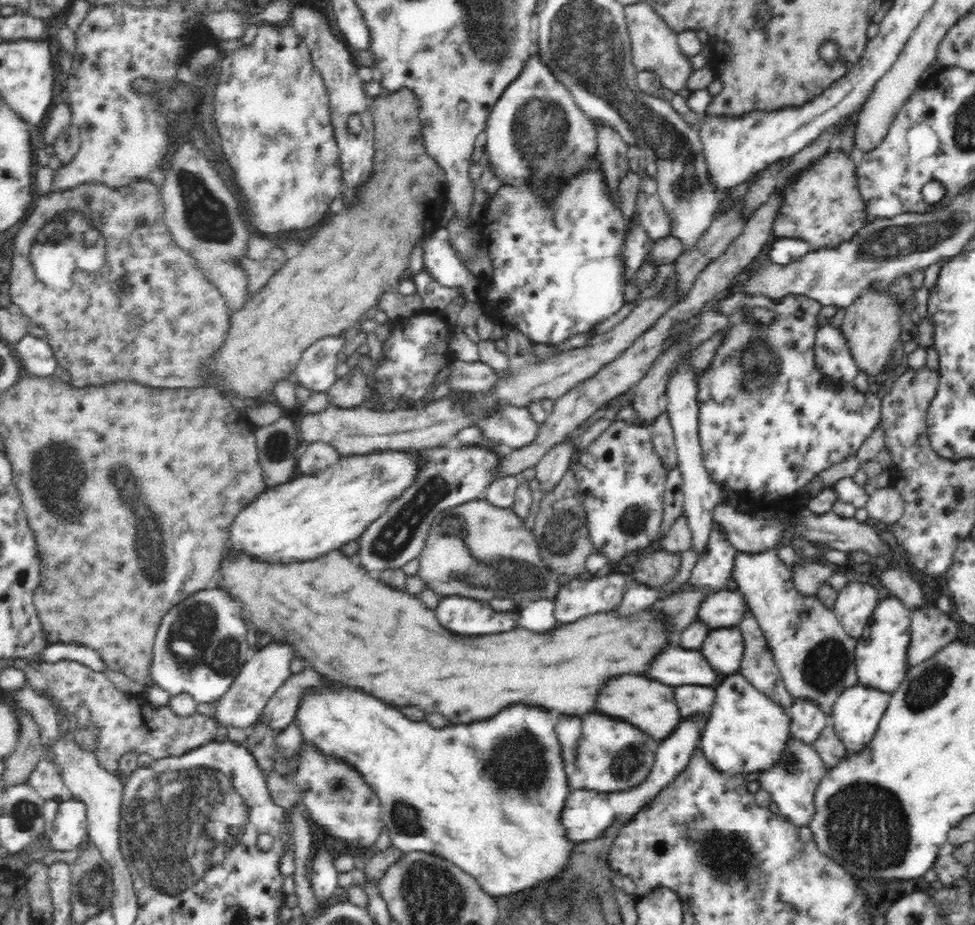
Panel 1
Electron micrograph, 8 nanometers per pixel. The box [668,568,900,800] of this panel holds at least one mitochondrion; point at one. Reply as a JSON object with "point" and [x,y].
{"point":[825,668]}

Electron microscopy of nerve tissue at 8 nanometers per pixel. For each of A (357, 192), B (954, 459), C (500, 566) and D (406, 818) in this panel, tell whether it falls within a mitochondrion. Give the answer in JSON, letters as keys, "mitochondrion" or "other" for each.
{"A":"other","B":"other","C":"mitochondrion","D":"mitochondrion"}

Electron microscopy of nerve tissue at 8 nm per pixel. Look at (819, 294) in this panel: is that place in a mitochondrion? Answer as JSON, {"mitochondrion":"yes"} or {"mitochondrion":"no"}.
{"mitochondrion":"no"}

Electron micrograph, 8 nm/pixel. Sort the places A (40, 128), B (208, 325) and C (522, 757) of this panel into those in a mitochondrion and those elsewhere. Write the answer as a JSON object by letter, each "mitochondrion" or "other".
{"A":"other","B":"other","C":"mitochondrion"}

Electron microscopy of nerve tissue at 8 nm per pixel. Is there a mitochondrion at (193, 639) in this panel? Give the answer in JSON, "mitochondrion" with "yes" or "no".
{"mitochondrion":"yes"}

